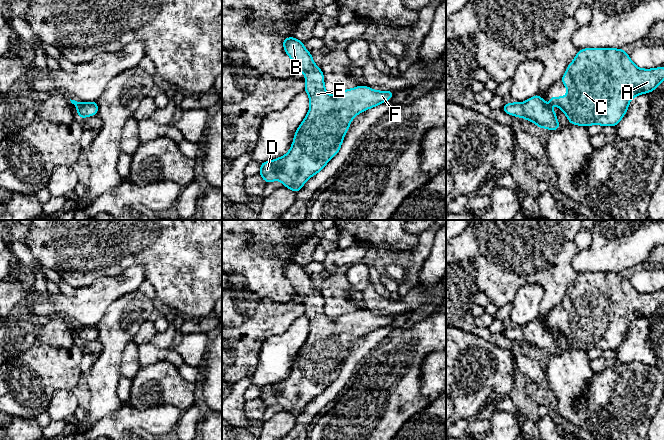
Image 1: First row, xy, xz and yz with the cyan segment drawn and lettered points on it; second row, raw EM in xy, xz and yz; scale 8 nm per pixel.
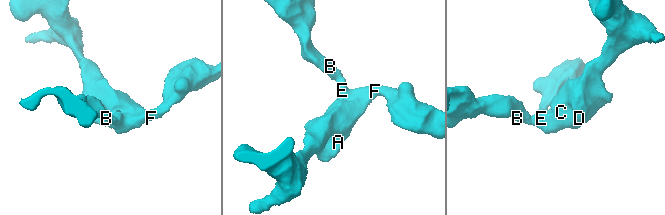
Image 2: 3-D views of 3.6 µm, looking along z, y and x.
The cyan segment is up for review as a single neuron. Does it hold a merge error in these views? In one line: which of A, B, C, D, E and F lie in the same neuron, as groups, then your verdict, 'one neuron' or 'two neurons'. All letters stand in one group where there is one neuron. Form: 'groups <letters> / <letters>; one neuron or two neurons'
groups A B C D E F; one neuron

